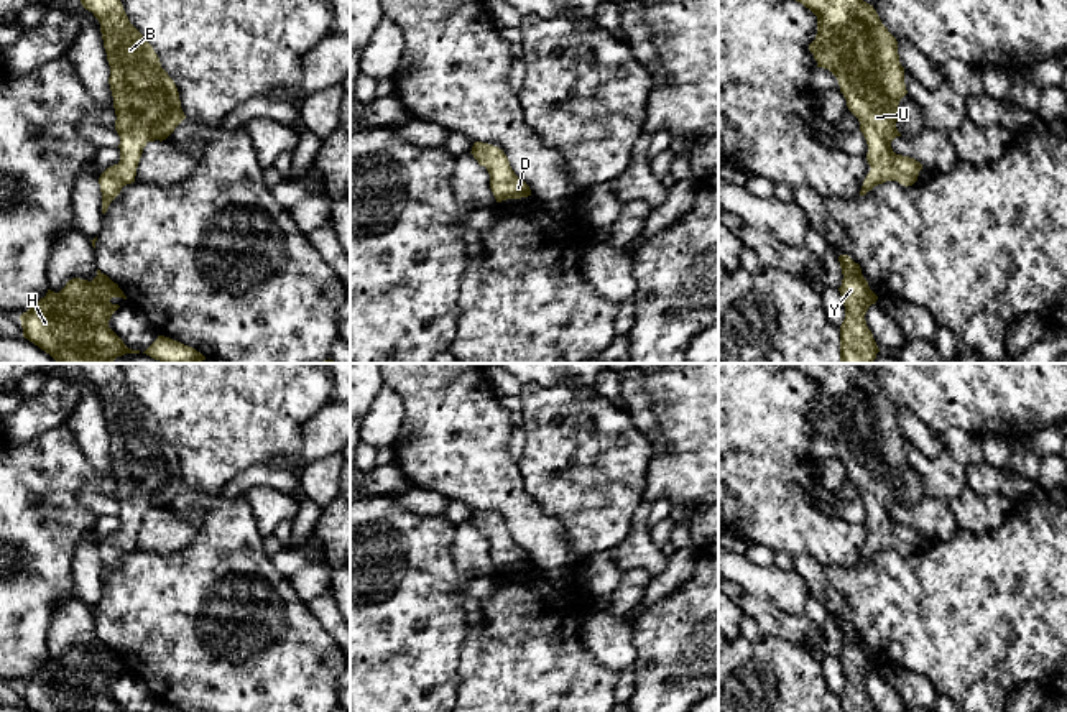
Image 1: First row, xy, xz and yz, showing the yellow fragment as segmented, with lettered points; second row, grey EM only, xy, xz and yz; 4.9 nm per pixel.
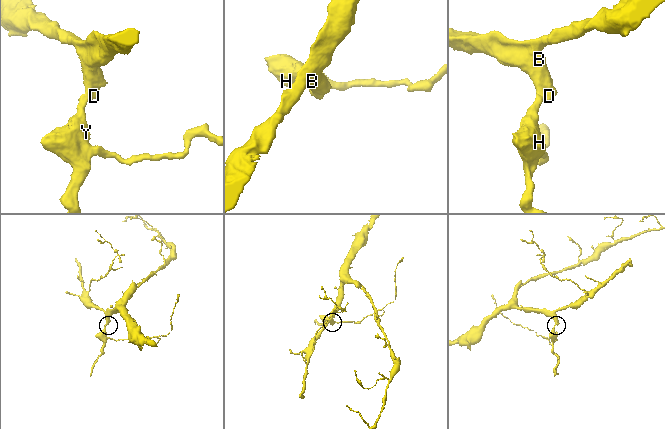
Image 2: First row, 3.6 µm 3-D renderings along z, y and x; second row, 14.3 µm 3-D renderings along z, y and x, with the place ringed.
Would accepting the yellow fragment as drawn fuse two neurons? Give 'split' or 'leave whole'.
leave whole

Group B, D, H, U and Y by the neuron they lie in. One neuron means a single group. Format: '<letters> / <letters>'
B D H U Y

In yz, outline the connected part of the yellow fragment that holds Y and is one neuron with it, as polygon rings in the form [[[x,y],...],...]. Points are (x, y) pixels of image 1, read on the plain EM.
[[[840,623],[838,630],[843,643],[838,659],[845,674],[840,712],[876,712],[866,694],[865,682],[878,664],[870,658],[858,631],[848,623]]]

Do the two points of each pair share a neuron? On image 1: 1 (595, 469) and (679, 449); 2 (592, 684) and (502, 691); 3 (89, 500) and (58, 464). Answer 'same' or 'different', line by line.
1: different
2: same
3: different

